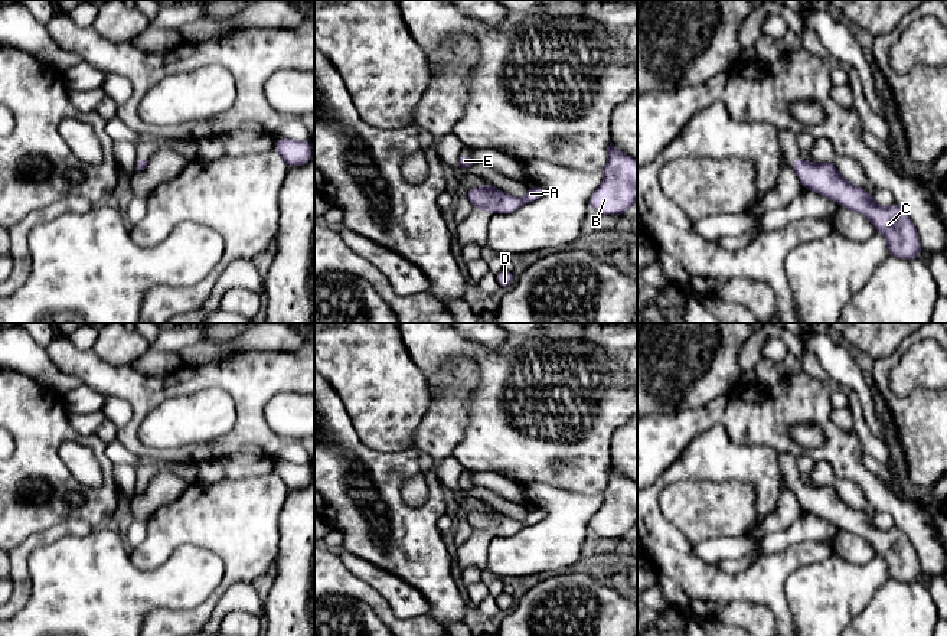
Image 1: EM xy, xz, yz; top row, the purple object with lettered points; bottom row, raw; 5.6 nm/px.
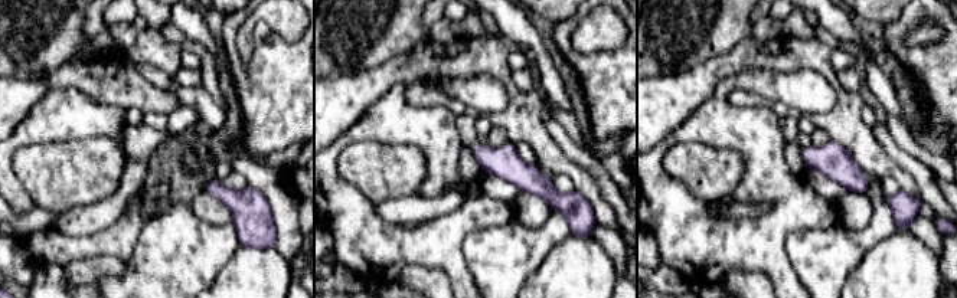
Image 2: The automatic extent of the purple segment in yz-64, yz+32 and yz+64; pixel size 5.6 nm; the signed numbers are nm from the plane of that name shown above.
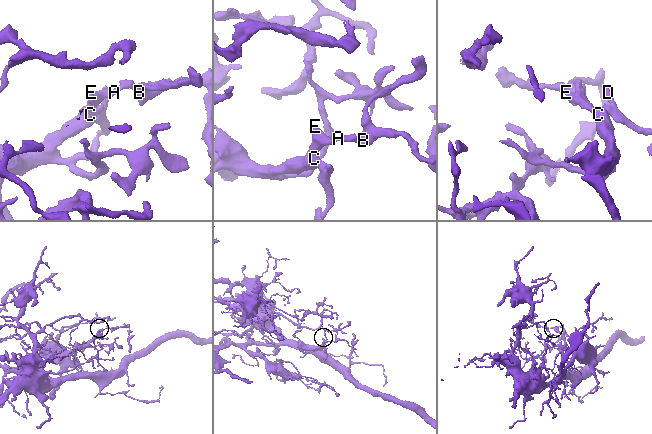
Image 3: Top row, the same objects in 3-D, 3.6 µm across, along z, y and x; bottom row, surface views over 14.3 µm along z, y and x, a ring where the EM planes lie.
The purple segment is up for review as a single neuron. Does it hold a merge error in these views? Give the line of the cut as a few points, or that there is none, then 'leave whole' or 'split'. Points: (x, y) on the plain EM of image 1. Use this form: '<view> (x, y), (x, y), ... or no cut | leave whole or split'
no cut | leave whole

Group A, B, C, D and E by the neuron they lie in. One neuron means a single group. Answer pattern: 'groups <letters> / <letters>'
groups A B C D E

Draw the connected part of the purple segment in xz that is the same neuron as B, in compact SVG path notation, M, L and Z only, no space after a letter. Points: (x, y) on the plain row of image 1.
M610 464L608 483L601 509L590 519L587 529L604 538L618 539L637 525L637 483Z

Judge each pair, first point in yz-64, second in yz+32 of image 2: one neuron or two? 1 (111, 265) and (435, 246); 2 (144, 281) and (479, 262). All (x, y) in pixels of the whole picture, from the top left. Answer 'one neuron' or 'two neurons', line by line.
1: two neurons
2: one neuron

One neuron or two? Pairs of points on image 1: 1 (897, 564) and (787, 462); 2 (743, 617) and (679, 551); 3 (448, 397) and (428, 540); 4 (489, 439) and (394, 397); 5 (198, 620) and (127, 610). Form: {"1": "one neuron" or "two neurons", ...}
{"1": "one neuron", "2": "two neurons", "3": "one neuron", "4": "two neurons", "5": "two neurons"}

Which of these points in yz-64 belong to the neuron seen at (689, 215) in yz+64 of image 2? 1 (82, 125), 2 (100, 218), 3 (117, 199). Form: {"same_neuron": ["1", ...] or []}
{"same_neuron": ["1"]}

